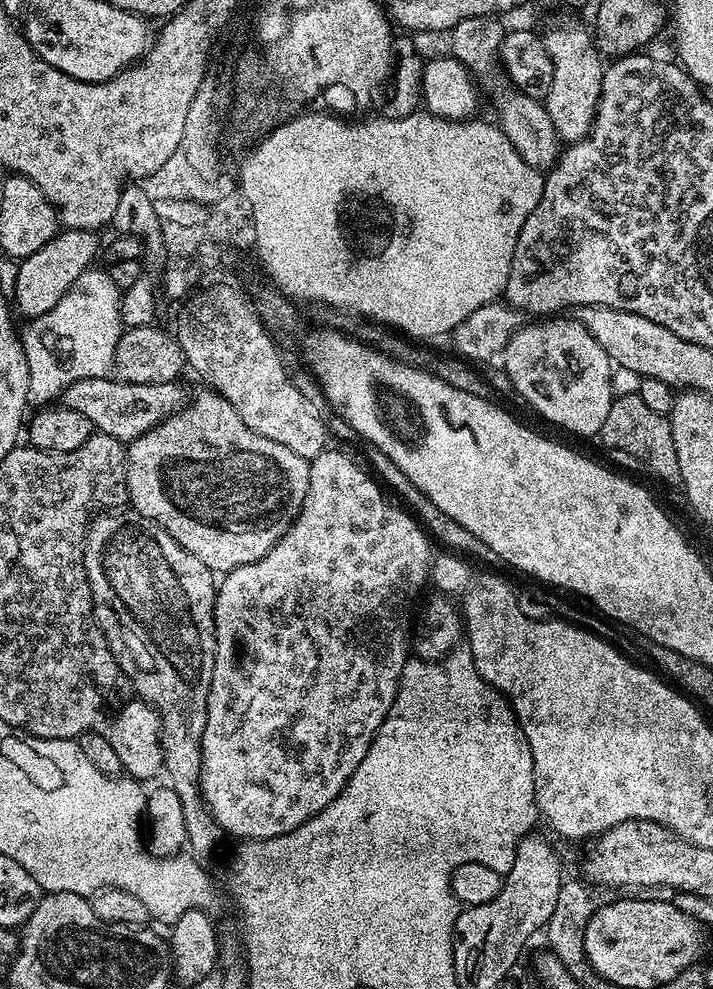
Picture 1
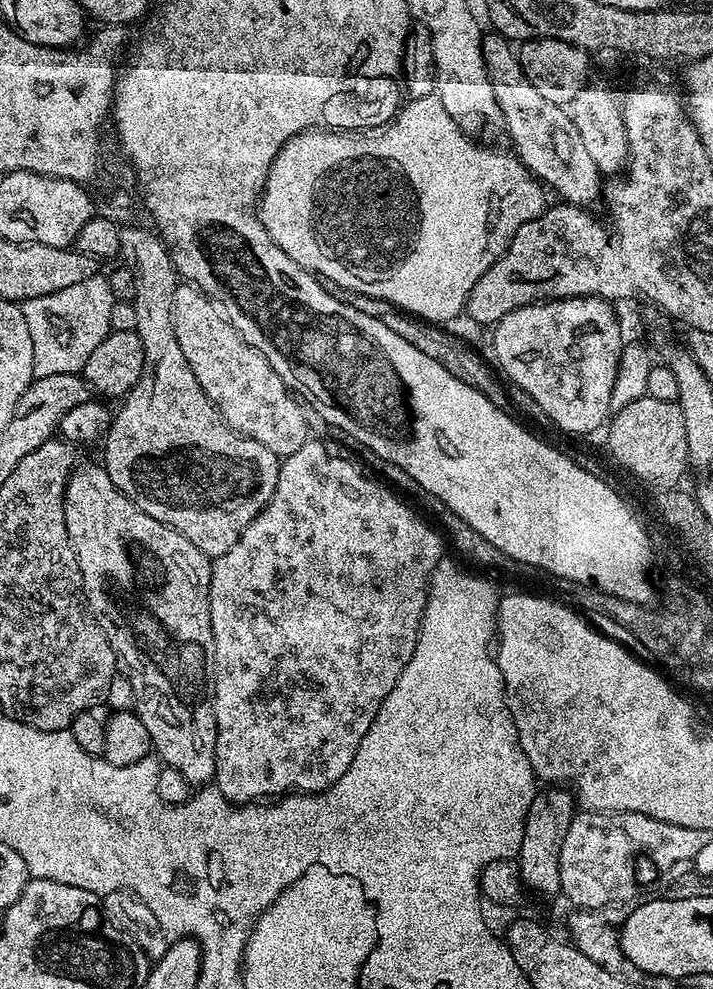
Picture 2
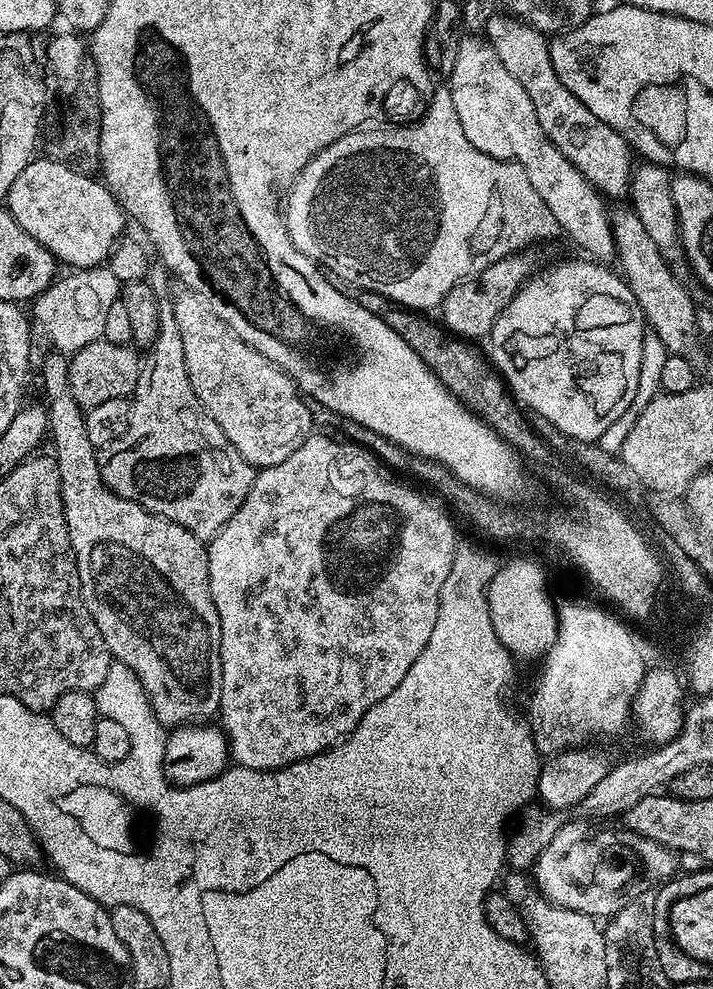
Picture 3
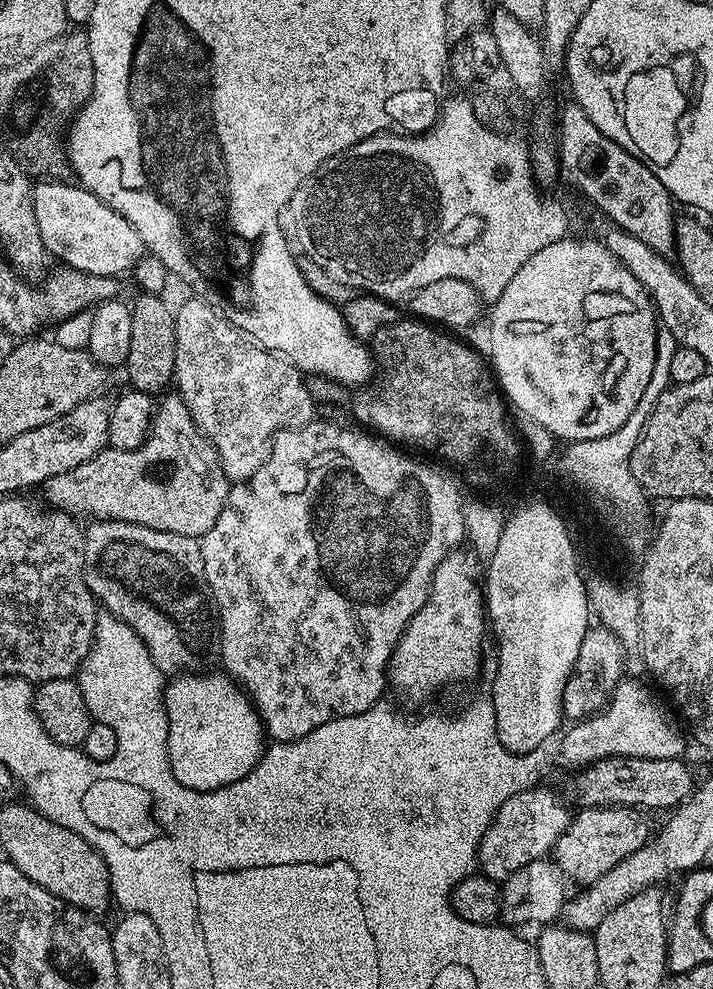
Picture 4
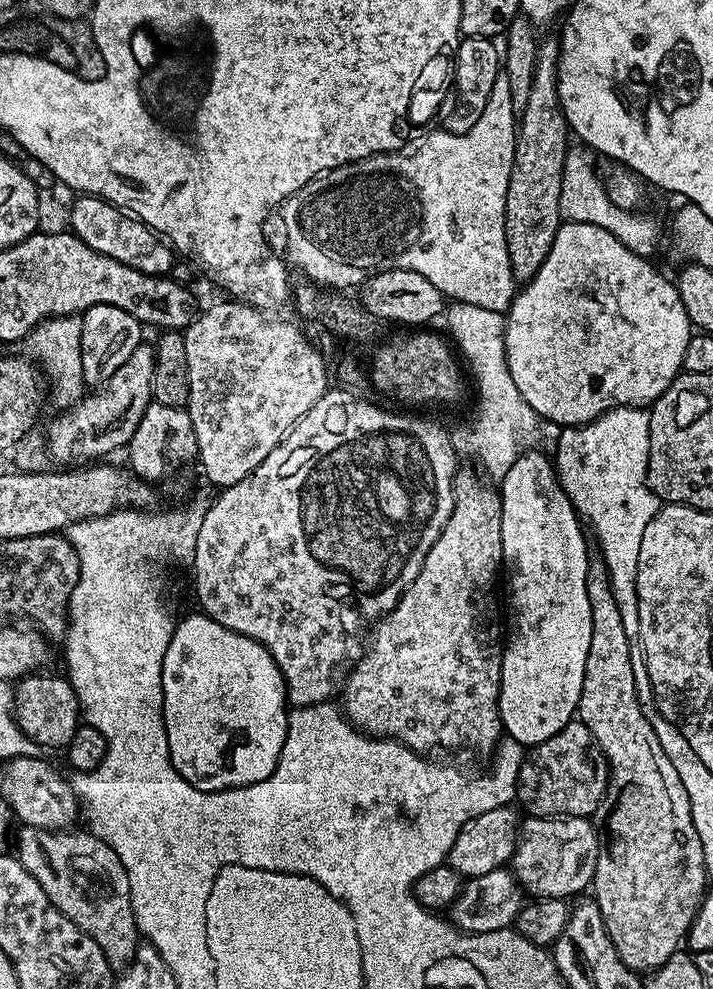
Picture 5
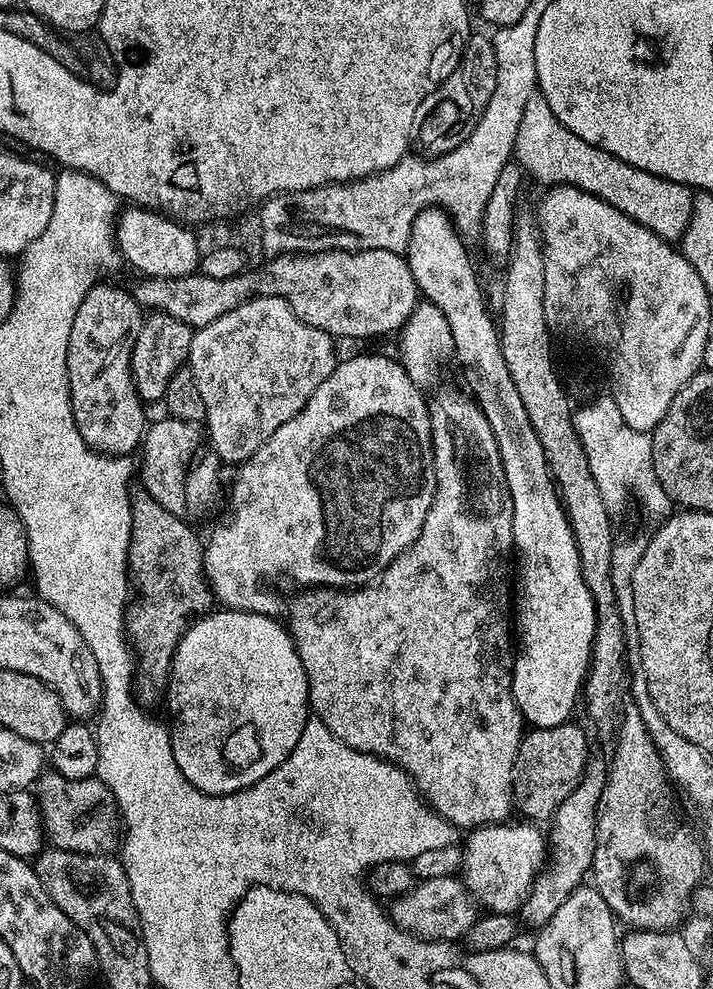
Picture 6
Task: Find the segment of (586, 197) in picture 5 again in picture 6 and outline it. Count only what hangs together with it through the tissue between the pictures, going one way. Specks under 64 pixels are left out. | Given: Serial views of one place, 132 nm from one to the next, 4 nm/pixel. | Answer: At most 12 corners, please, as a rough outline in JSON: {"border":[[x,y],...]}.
{"border":[[526,101],[514,160],[589,192],[669,242],[693,189],[614,158]]}

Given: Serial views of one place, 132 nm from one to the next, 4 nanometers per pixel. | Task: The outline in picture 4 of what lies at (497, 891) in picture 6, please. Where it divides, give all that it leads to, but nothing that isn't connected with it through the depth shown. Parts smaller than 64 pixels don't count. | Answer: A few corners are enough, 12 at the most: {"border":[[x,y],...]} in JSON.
{"border":[[581,807],[554,862],[580,886],[650,839],[639,807]]}

